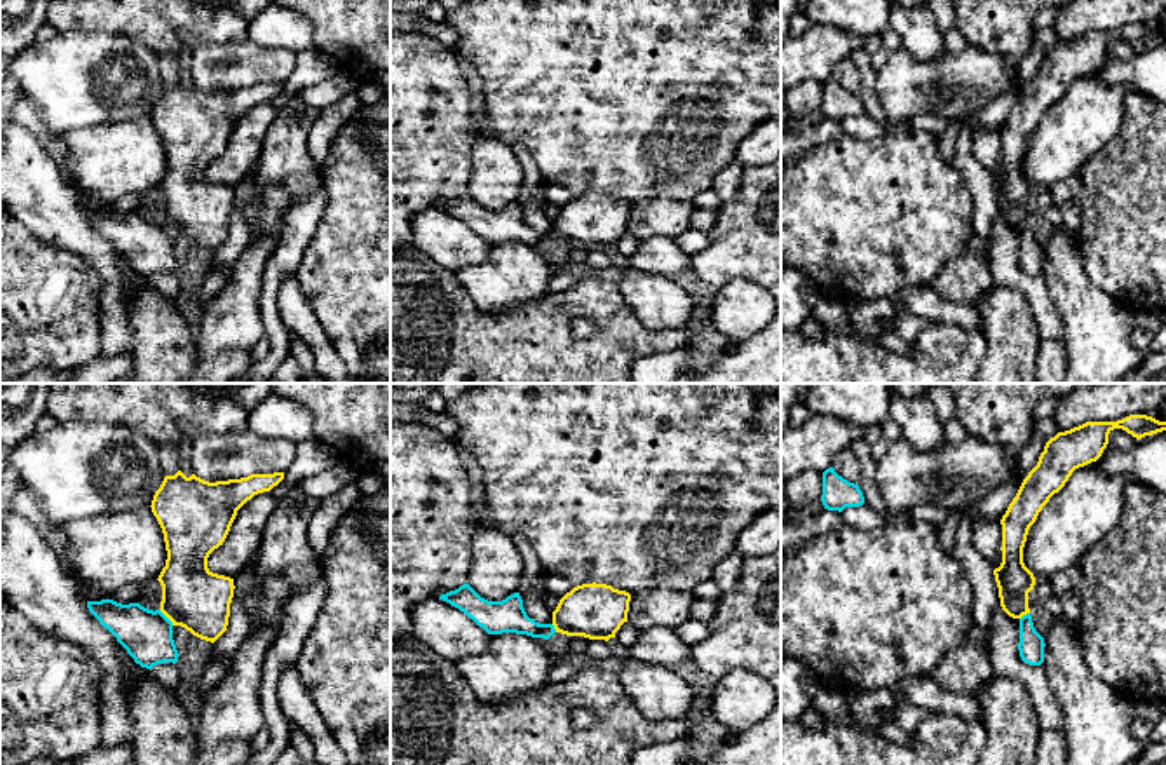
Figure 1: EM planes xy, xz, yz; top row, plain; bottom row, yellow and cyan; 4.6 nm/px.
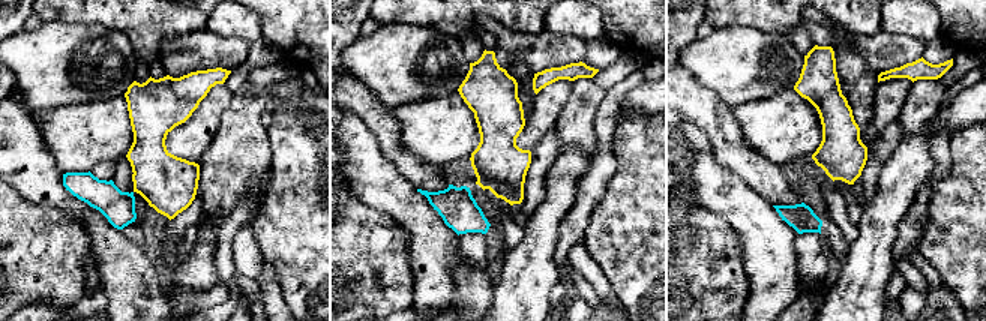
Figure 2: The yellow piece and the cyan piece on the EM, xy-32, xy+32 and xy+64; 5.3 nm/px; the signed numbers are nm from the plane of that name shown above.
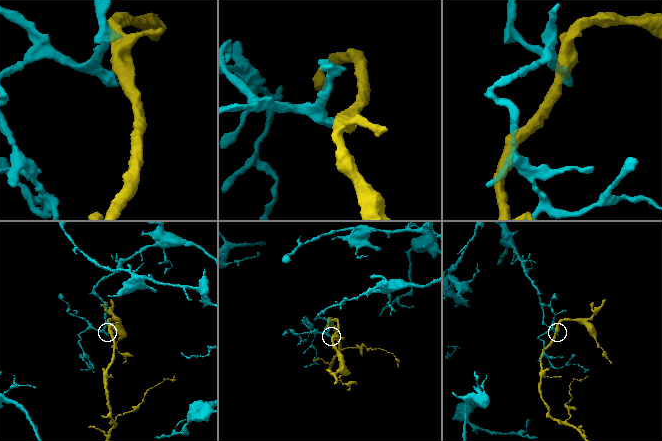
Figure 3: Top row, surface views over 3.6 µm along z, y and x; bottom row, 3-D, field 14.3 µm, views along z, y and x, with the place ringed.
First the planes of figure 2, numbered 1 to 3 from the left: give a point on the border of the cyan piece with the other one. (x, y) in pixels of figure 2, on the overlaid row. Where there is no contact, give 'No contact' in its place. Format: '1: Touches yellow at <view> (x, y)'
1: No contact
2: No contact
3: No contact

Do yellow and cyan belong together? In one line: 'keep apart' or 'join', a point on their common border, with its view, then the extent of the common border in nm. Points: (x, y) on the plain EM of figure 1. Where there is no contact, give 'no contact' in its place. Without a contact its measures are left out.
keep apart | xy (166, 225) | 100 nm

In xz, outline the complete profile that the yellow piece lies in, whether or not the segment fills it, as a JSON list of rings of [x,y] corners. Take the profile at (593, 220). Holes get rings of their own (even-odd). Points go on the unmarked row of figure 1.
[[[582,193],[566,202],[552,221],[556,242],[589,249],[615,247],[627,232],[631,204],[607,193]]]

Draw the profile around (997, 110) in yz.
[[[1013,87],[1007,92],[993,98],[988,105],[981,110],[980,117],[973,125],[973,132],[981,127],[999,127],[1004,125],[1009,113],[1016,106],[1020,99],[1020,87]]]

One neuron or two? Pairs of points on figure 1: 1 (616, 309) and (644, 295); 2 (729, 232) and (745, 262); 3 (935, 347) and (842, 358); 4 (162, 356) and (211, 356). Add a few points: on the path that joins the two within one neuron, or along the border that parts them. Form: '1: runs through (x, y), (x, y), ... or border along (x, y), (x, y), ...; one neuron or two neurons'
1: border along (616, 284), (631, 312), (656, 331); two neurons
2: runs through (736, 239), (745, 248), (745, 255); one neuron
3: runs through (912, 365), (865, 365); one neuron
4: border along (192, 337), (197, 365); two neurons

